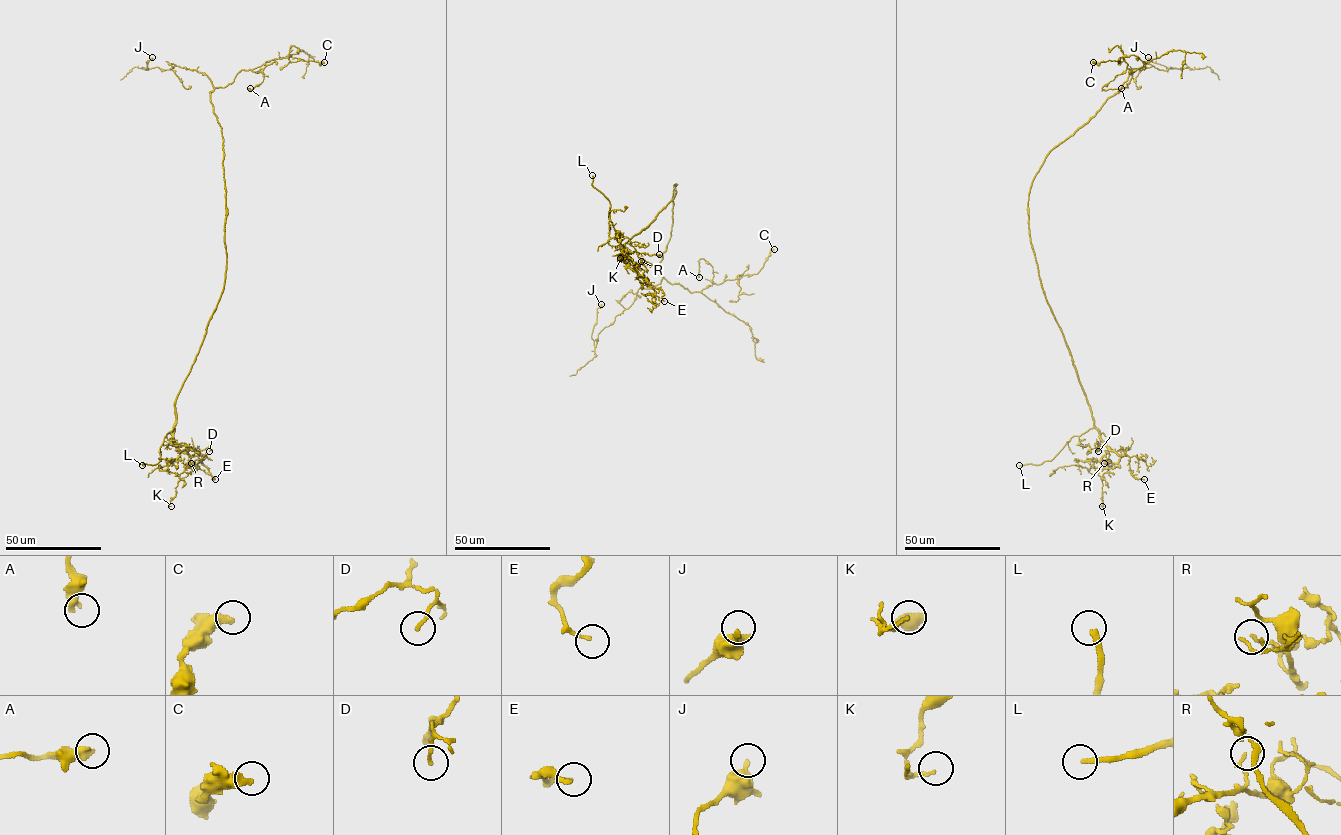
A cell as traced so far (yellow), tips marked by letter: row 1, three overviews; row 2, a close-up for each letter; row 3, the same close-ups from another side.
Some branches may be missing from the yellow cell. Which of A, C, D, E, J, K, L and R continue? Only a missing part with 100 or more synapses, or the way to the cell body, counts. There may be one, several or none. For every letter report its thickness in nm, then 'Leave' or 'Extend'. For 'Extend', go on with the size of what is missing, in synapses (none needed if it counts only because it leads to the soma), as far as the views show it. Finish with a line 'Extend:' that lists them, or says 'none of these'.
A: Thickness 400 nm. Leave
C: Thickness 420 nm. Leave
D: Thickness 150 nm. Leave
E: Thickness 140 nm. Leave
J: Thickness 260 nm. Leave
K: Thickness 100 nm. Leave
L: Thickness 220 nm. Extend
R: Thickness 130 nm. Leave
Extend: L

